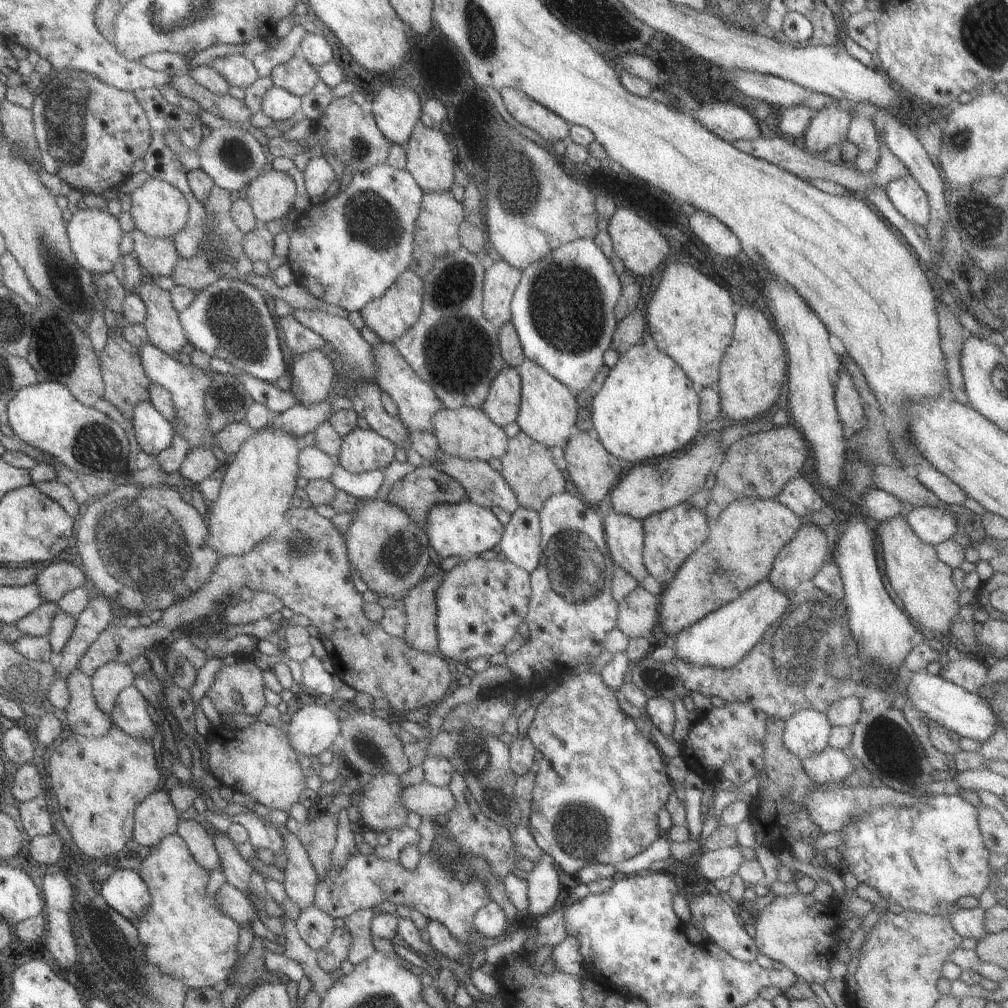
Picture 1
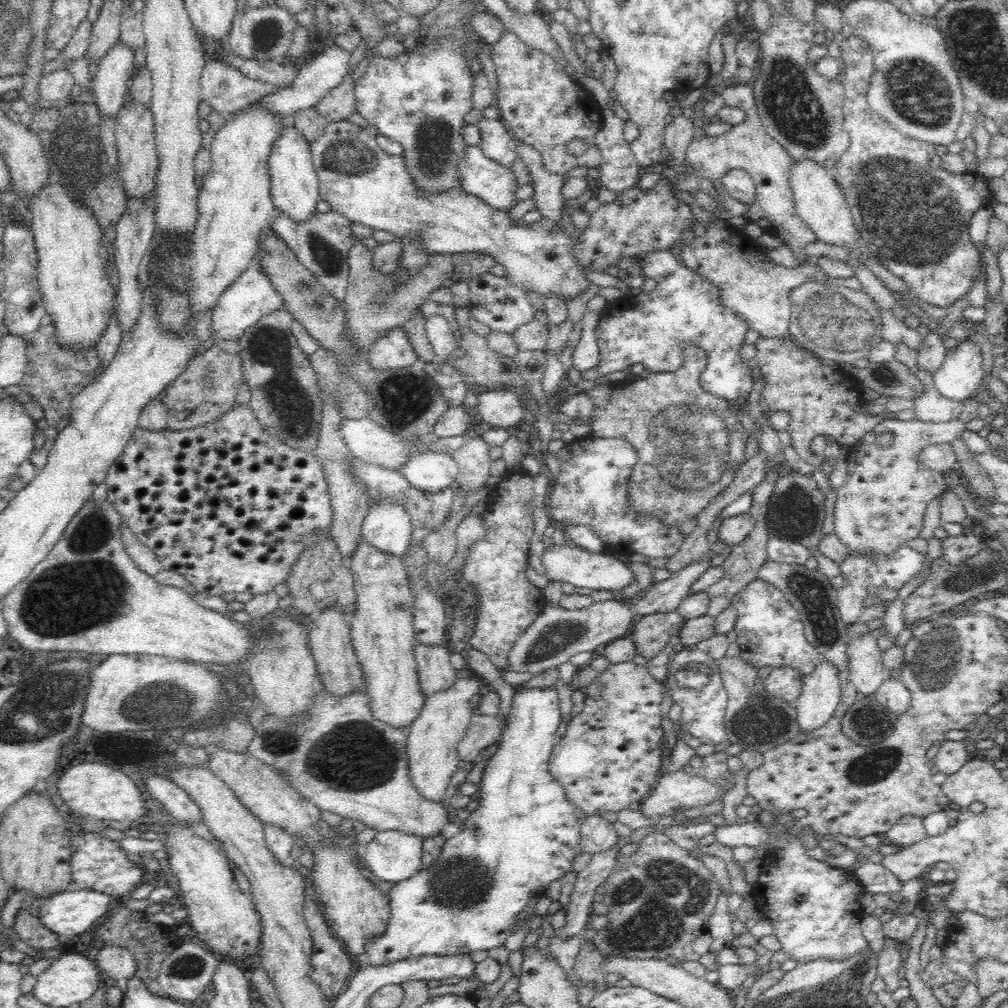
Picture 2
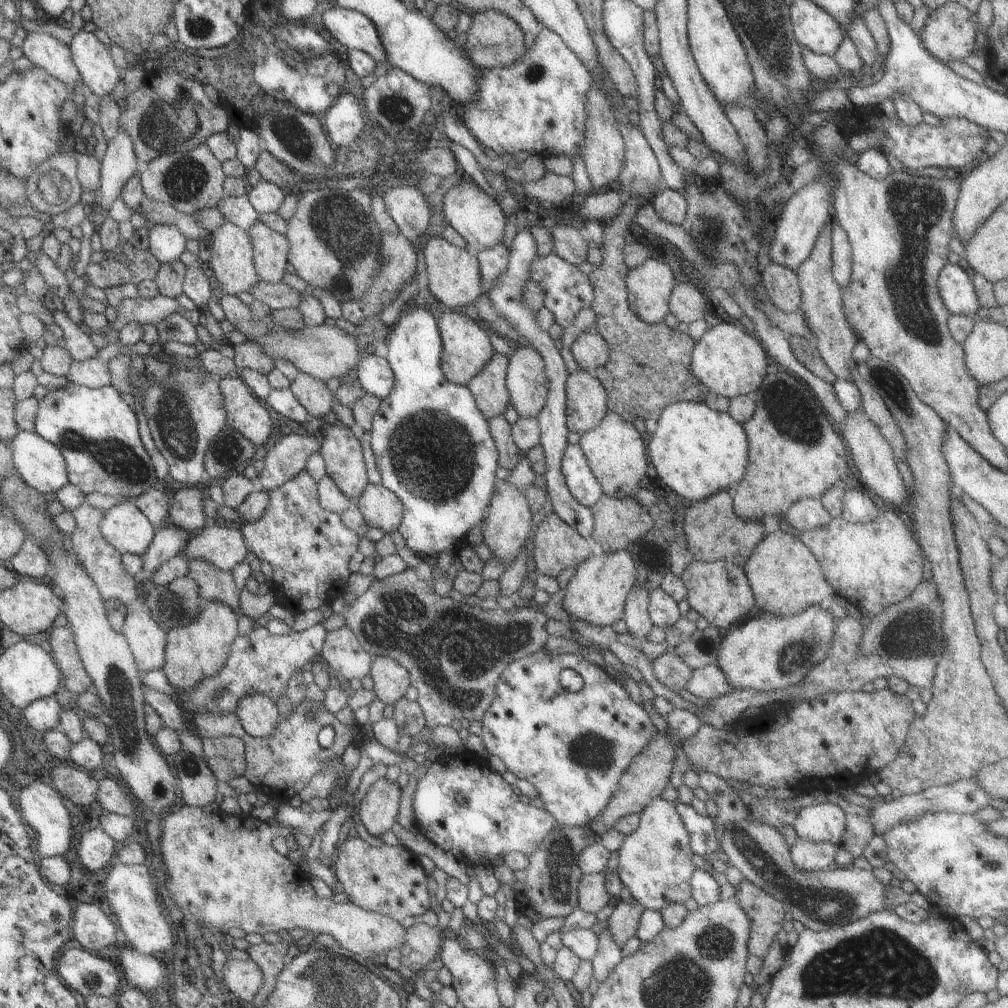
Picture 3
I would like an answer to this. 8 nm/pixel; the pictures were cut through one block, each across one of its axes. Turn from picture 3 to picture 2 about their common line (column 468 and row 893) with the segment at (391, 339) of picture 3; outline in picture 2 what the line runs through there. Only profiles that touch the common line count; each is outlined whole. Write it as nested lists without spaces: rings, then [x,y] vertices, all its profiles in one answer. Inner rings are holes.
[[[524,688],[524,690],[520,690],[518,694],[515,693],[514,700],[512,700],[512,709],[510,710],[508,717],[508,724],[501,737],[498,751],[490,760],[488,760],[481,782],[478,786],[478,790],[480,791],[480,794],[478,795],[478,809],[470,814],[470,817],[466,822],[461,824],[461,832],[458,835],[455,835],[449,840],[445,840],[438,860],[434,860],[430,868],[426,868],[426,870],[420,868],[412,878],[394,883],[392,890],[390,890],[390,894],[388,894],[390,903],[390,920],[388,920],[388,928],[386,928],[386,932],[384,932],[382,936],[376,936],[376,938],[368,940],[366,952],[364,952],[361,957],[363,966],[382,966],[382,964],[426,955],[470,955],[473,952],[492,950],[492,948],[496,948],[496,946],[502,946],[506,942],[506,939],[511,935],[510,929],[517,924],[519,919],[524,915],[524,908],[526,908],[527,902],[530,902],[528,900],[530,893],[538,888],[545,890],[551,882],[558,880],[558,878],[564,876],[567,872],[572,871],[572,861],[580,852],[582,852],[579,834],[585,817],[578,811],[578,808],[576,808],[574,804],[569,802],[566,798],[563,786],[552,778],[548,769],[549,757],[556,747],[556,744],[559,744],[561,740],[561,738],[556,736],[556,732],[558,732],[558,727],[562,721],[560,700],[556,688]]]

